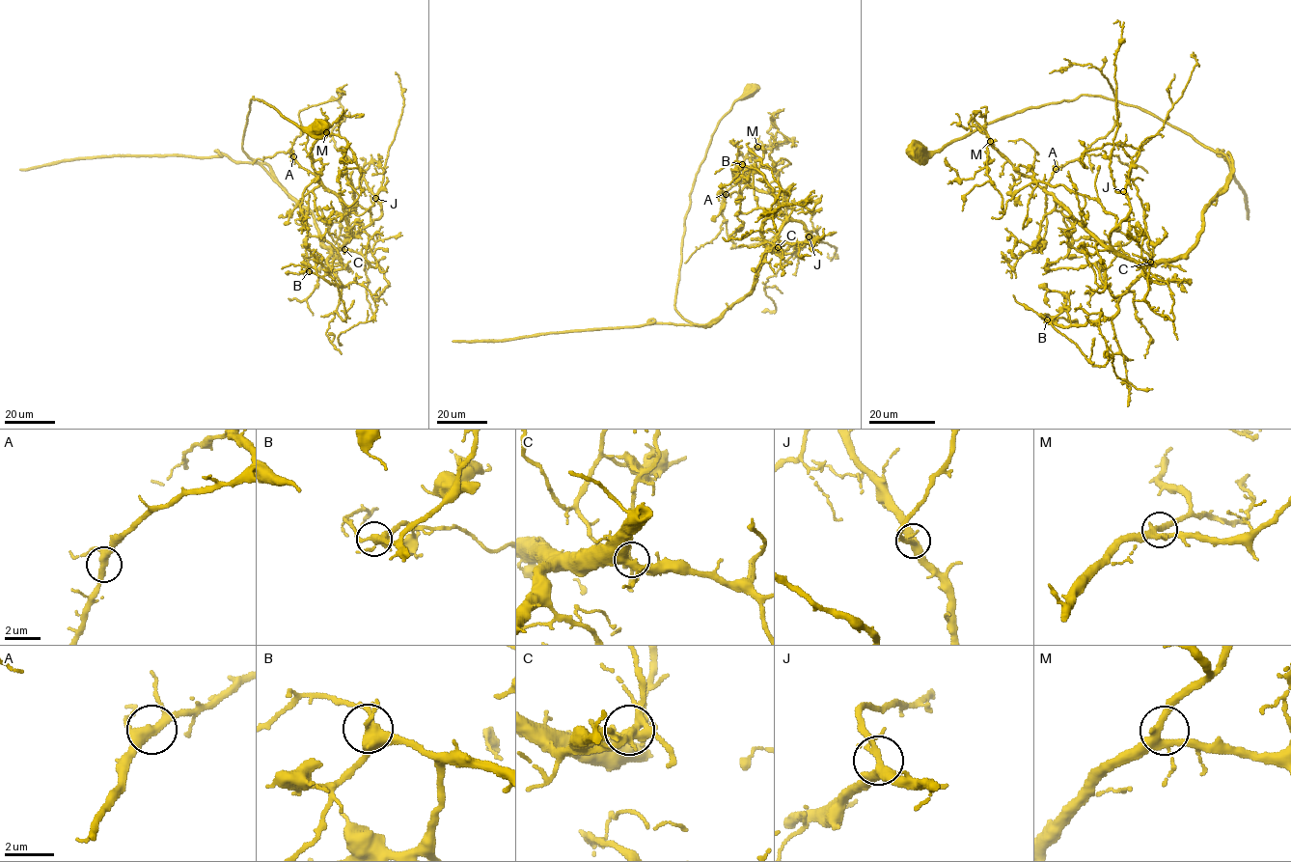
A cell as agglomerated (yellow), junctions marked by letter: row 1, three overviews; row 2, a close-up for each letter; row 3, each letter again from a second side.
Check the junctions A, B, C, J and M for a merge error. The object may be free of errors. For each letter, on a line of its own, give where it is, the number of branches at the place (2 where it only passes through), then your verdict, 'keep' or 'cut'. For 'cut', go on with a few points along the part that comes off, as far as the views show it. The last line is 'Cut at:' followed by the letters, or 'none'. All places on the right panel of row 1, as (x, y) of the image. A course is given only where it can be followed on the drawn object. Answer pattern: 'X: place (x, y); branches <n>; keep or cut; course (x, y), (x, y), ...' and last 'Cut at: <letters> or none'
A: place (1056, 169); branches 4; keep
B: place (1047, 319); branches 4; keep
C: place (1150, 262); branches 4; cut; course (1150, 262), (1151, 254), (1147, 244), (1145, 209), (1138, 188), (1129, 178), (1132, 158), (1118, 144)
J: place (1123, 191); branches 4; keep
M: place (990, 141); branches 4; keep
Cut at: C

